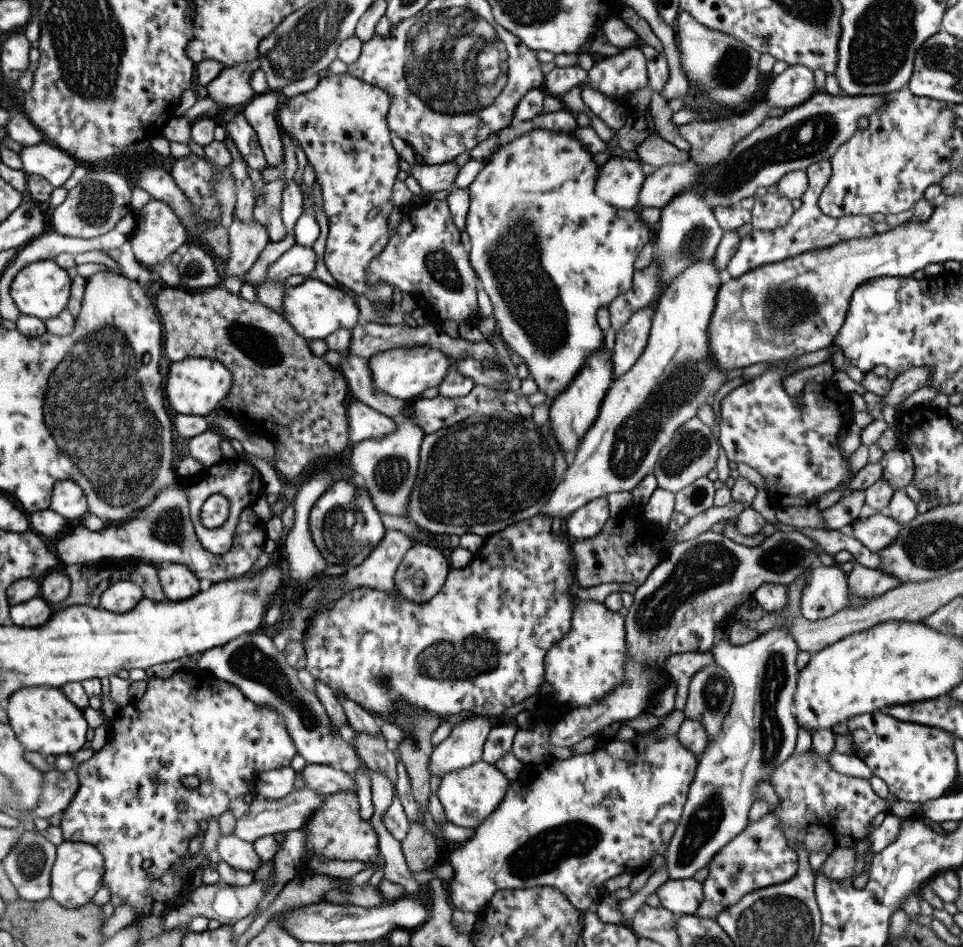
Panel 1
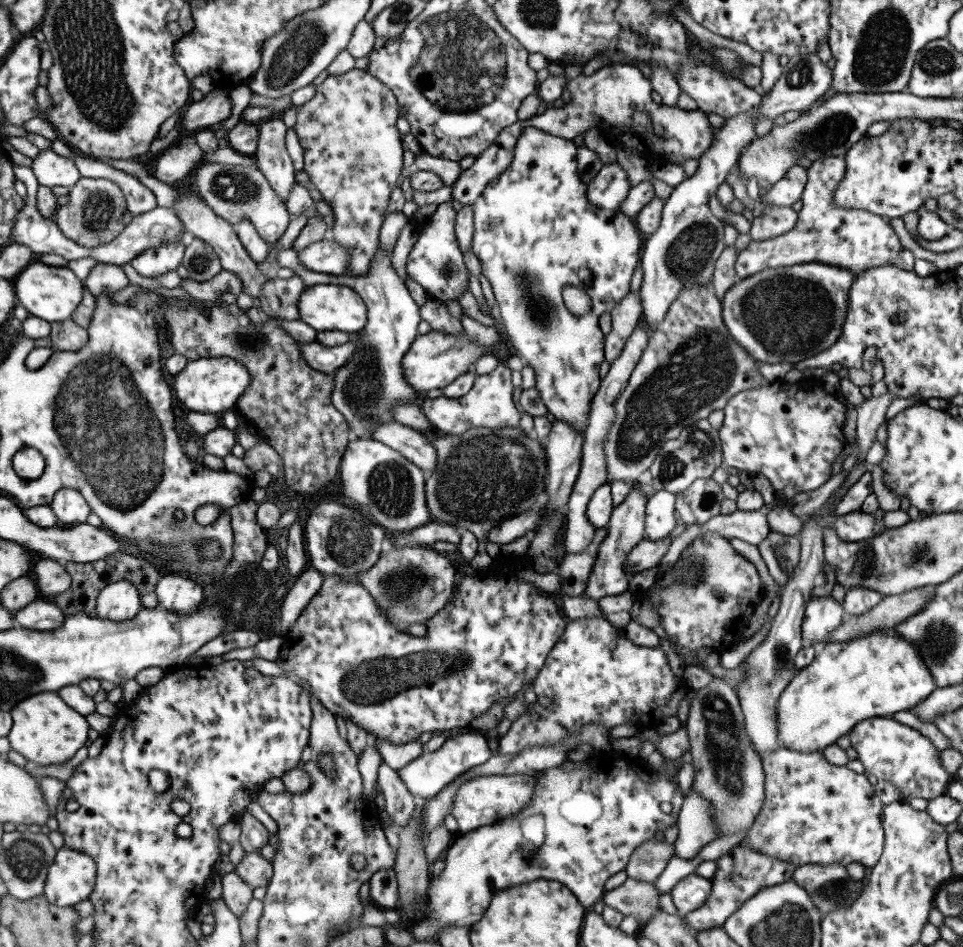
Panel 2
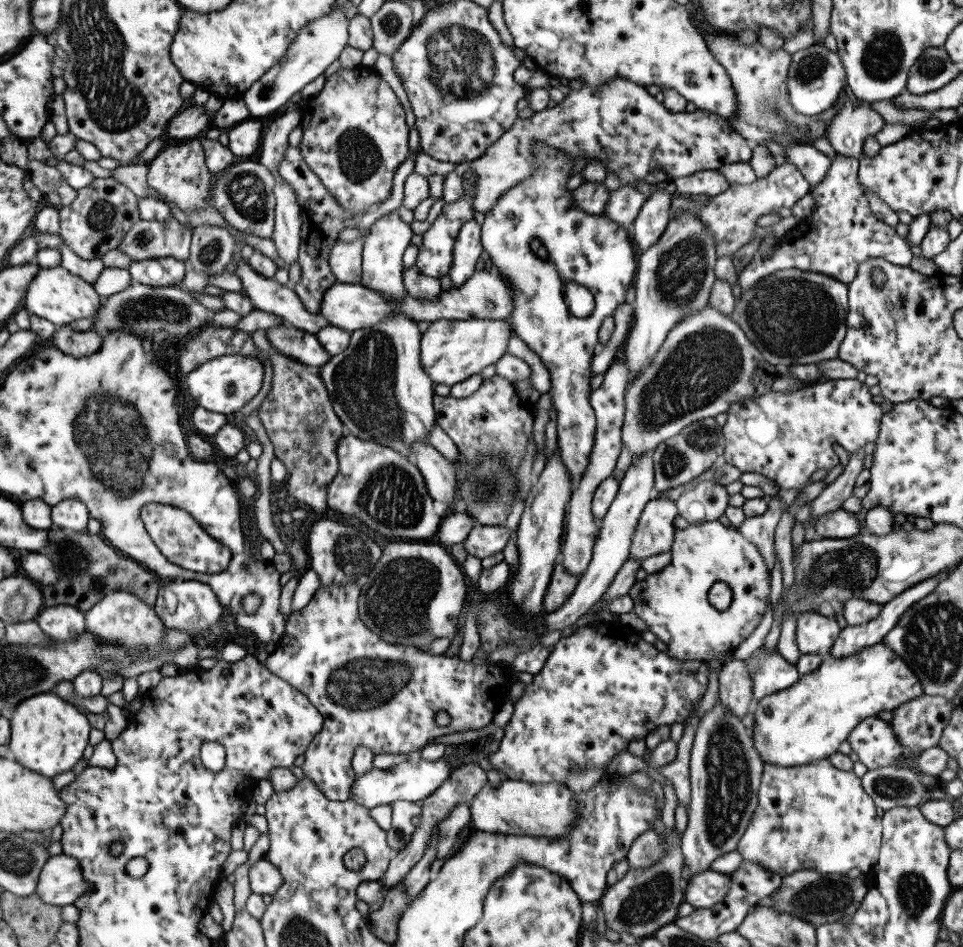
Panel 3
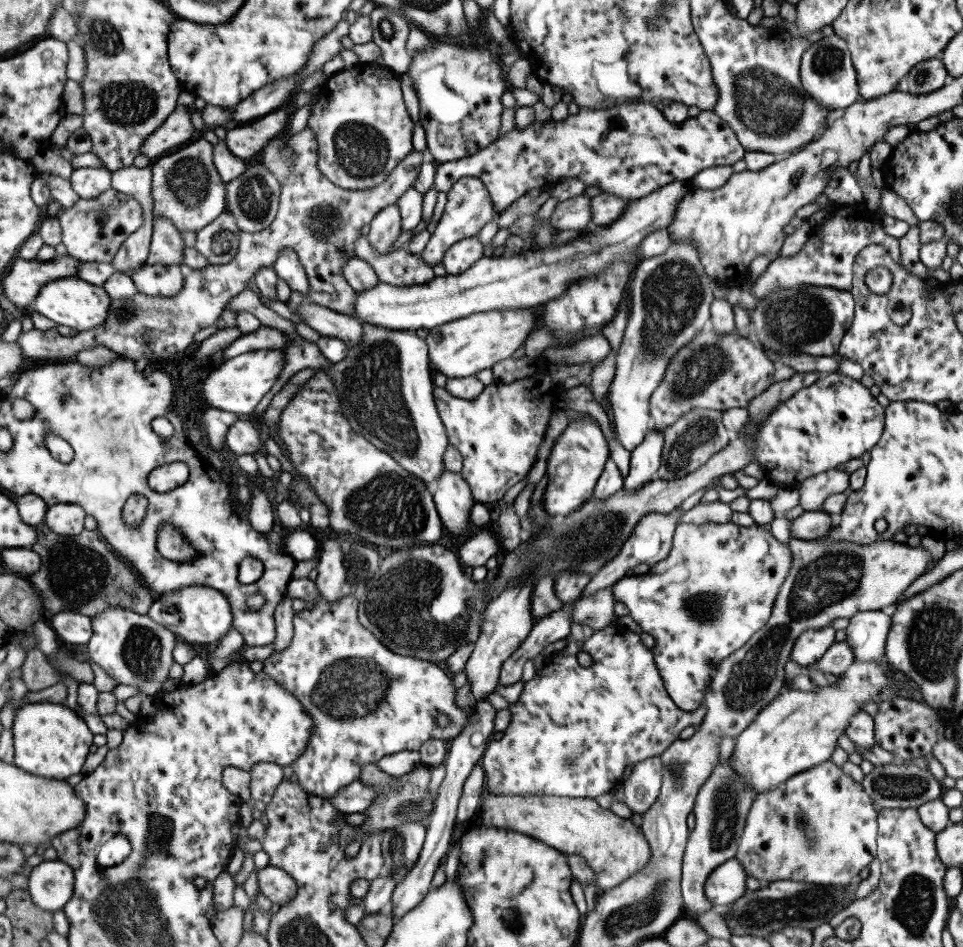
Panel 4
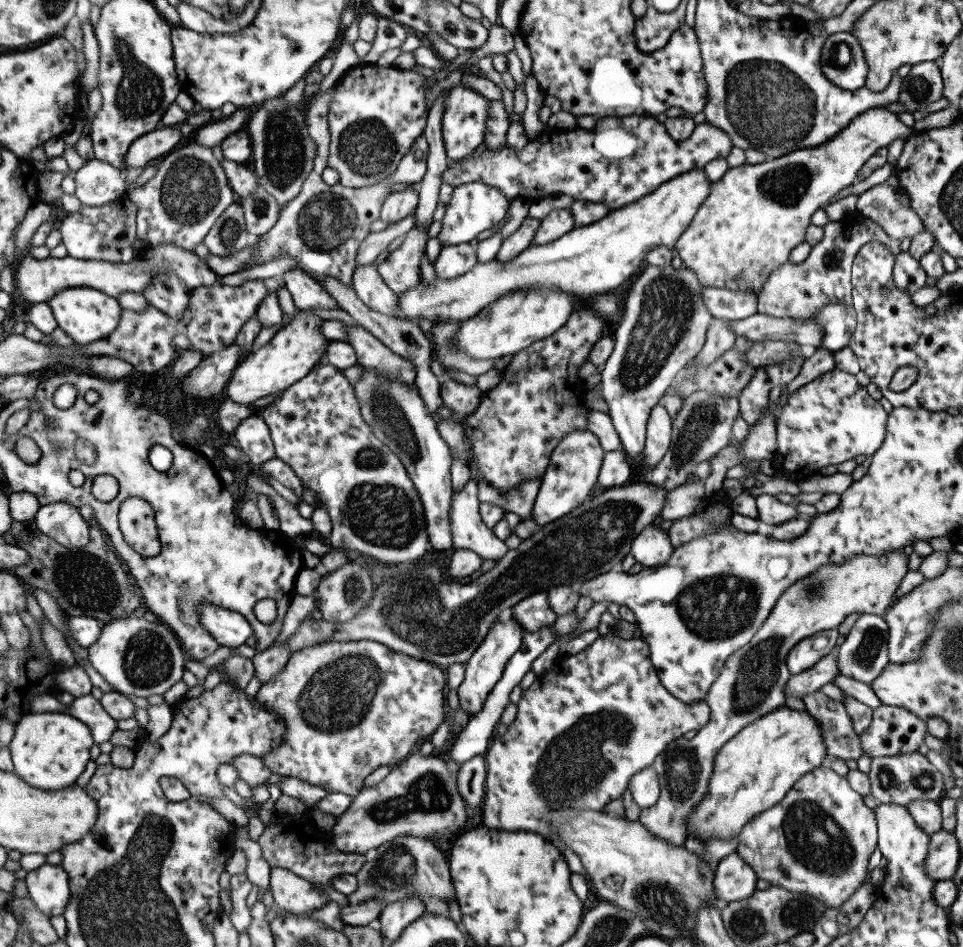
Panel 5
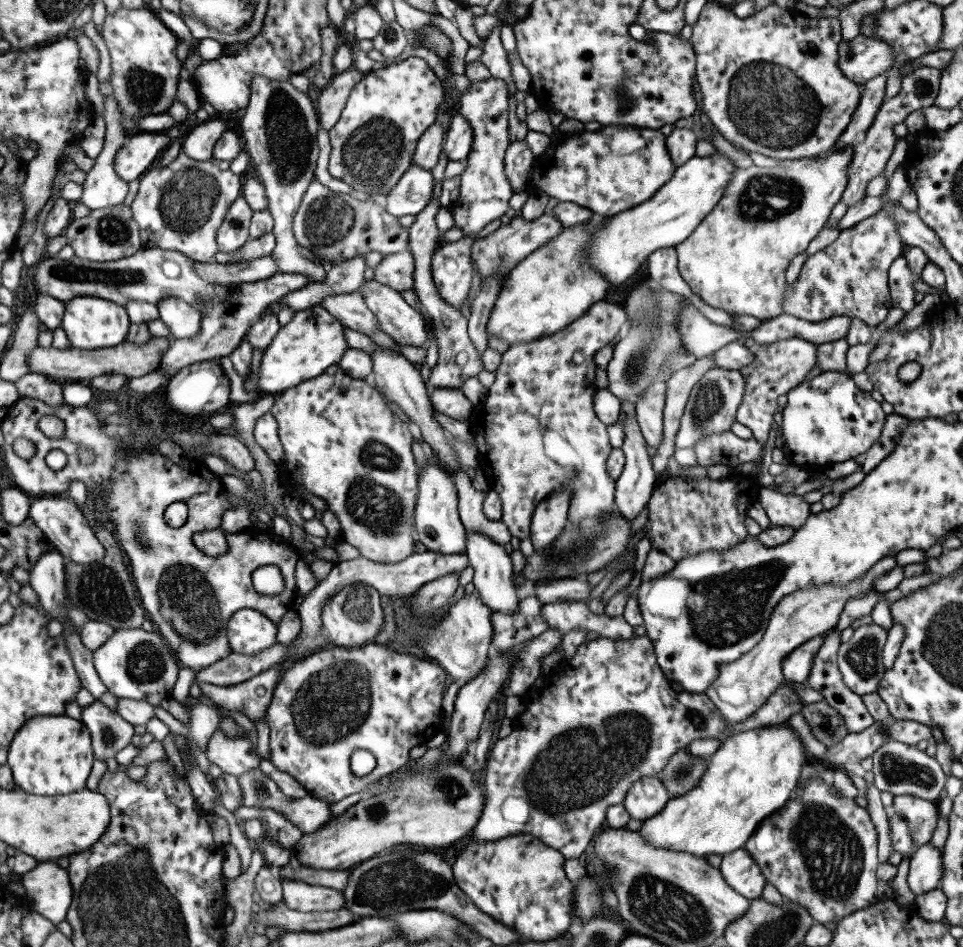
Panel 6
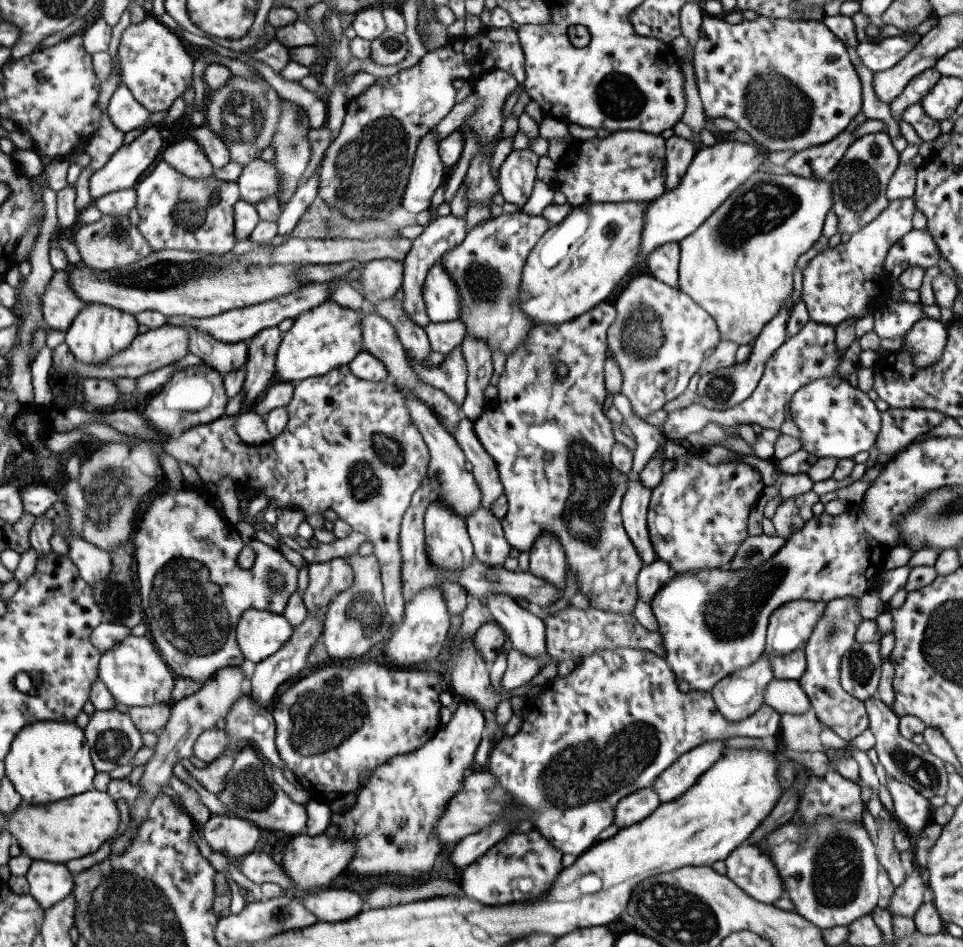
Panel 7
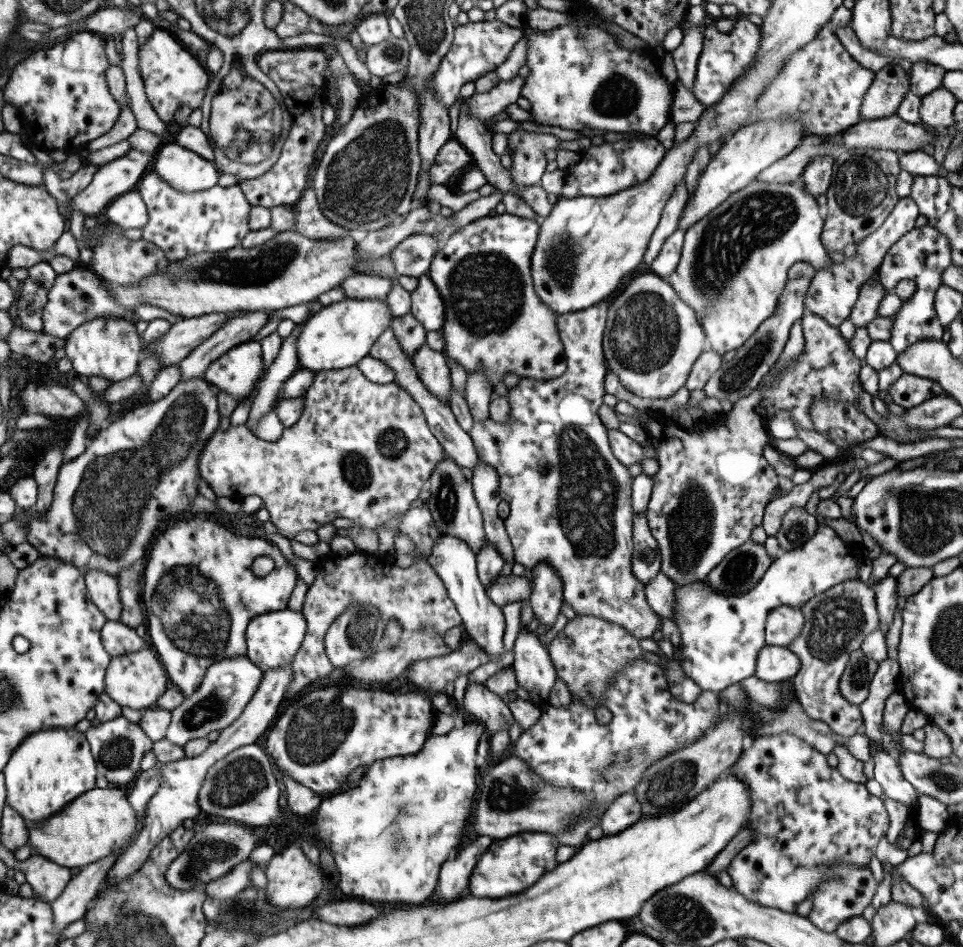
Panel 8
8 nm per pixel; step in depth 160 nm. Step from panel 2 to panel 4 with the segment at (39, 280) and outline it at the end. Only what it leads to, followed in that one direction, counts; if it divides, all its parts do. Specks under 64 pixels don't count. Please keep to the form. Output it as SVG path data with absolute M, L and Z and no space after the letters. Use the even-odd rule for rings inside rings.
M75 276L60 278L46 284L33 304L36 312L41 312L57 325L75 329L77 332L97 329L103 325L109 317L110 306L112 306L112 297L104 287Z

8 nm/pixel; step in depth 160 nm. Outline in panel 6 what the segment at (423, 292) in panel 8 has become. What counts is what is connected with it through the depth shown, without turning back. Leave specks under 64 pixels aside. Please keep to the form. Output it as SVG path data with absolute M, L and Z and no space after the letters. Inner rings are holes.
M462 236L456 241L445 242L435 249L430 260L431 282L437 291L438 297L445 304L452 306L455 311L459 312L461 312L464 304L466 304L466 298L468 298L468 292L470 291L470 281L475 271L469 256L473 241L474 239L471 239L471 237Z

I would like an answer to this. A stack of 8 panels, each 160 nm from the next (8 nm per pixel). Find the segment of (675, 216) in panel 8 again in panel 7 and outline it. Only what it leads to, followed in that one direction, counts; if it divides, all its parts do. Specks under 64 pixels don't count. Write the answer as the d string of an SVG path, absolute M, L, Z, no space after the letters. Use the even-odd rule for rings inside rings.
M675 134L664 140L664 147L666 160L664 188L671 190L679 184L681 176L684 176L686 168L693 160L695 147L691 141Z

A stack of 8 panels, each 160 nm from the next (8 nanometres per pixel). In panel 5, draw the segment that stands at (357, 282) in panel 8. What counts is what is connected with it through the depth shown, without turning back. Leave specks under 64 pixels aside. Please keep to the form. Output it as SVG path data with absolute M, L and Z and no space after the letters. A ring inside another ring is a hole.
M424 224L409 229L403 236L401 245L375 267L382 281L396 295L420 284L419 261L427 241L425 230L428 226L429 224Z

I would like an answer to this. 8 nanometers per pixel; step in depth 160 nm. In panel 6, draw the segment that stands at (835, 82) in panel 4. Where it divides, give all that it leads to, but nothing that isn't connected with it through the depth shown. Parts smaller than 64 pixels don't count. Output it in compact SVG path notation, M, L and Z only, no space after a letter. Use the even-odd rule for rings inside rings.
M857 35L837 44L838 67L855 84L883 74L893 66L894 52L881 39Z

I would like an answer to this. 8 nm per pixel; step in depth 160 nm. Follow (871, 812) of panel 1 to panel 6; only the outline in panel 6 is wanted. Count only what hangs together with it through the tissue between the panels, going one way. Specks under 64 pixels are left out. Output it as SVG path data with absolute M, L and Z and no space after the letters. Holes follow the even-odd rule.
M827 774L808 778L806 784L798 784L791 798L781 809L761 820L755 831L743 844L755 866L787 900L805 908L815 923L825 925L837 922L844 916L866 909L876 898L876 876L878 861L876 833L869 814L853 799L841 795L832 786Z

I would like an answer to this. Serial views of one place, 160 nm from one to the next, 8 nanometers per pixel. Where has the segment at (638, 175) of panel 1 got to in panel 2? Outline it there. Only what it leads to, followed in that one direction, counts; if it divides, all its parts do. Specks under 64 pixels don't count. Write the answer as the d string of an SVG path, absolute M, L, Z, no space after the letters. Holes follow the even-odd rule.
M618 163L603 165L595 178L586 184L586 199L589 204L605 211L619 208L630 189L625 171Z

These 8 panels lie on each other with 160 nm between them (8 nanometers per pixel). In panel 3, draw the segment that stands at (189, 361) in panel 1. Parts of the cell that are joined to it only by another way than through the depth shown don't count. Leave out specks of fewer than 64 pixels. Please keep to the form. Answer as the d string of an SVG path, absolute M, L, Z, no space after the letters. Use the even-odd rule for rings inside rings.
M229 354L213 358L184 376L187 392L193 396L195 406L214 413L233 414L259 392L263 375L263 365L259 360Z

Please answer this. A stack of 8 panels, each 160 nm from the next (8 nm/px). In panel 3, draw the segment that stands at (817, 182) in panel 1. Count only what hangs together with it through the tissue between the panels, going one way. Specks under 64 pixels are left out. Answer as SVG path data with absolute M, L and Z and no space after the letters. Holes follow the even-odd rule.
M837 154L831 160L831 164L826 172L826 177L817 185L811 186L808 194L813 196L815 200L815 208L811 215L801 220L796 228L789 233L781 236L776 247L771 249L771 255L761 257L755 254L738 274L738 284L741 290L745 290L756 284L758 280L773 274L779 270L787 270L789 268L803 271L818 272L838 280L842 287L852 282L857 272L860 262L868 258L884 258L887 262L897 266L907 266L913 254L909 251L908 244L904 238L901 238L895 229L885 225L881 218L877 218L877 214L871 213L867 205L867 199L862 192L856 179L858 169L858 160L851 157L845 157Z

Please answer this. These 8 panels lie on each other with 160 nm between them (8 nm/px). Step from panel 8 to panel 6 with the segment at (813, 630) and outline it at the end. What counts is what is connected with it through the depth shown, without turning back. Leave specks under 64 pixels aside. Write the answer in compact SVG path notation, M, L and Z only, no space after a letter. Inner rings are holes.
M829 629L825 631L826 637L822 638L820 647L813 657L809 674L806 678L806 685L813 690L818 690L822 696L822 700L832 706L838 715L843 719L843 724L849 733L857 733L865 730L873 723L870 712L862 703L861 697L851 692L843 683L838 666L836 663L837 651L840 645L839 631L837 629Z

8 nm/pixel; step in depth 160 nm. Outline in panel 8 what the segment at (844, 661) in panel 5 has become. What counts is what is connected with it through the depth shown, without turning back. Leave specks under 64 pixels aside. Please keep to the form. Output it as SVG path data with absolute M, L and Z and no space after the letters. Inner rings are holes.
M859 648L851 651L837 683L839 694L851 704L861 704L867 696L868 684L877 665L877 662L867 658Z

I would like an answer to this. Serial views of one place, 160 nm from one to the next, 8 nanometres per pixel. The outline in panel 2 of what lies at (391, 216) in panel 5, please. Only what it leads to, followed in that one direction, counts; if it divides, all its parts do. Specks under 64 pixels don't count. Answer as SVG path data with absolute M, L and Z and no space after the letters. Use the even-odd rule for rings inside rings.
M379 242L377 248L374 250L371 262L369 263L369 268L366 270L365 274L357 275L357 276L349 276L349 275L342 275L335 276L333 274L323 274L323 272L311 272L311 270L307 270L301 262L299 262L299 259L297 258L297 253L294 251L293 248L279 248L275 252L275 262L280 267L285 267L291 269L295 275L299 276L301 278L301 281L305 284L306 287L310 287L315 284L326 284L326 283L332 283L332 284L339 284L339 285L345 285L349 288L352 288L360 297L361 300L364 302L364 305L366 306L366 322L365 327L360 331L361 332L361 340L357 342L357 354L353 354L353 358L349 358L343 366L337 367L337 370L334 370L331 374L333 376L333 390L331 390L331 404L343 415L343 418L345 419L345 422L347 423L347 426L349 428L349 433L351 437L357 438L357 439L363 439L363 438L371 438L372 432L374 432L374 428L376 426L379 426L382 422L391 422L394 420L394 416L392 415L392 408L394 407L394 404L400 404L400 402L410 402L410 404L414 404L415 400L417 400L417 392L413 392L413 388L411 386L407 386L407 382L405 382L405 378L401 376L401 359L403 359L403 355L405 355L405 352L407 352L407 349L409 349L409 346L411 343L413 343L413 340L418 336L417 333L417 326L419 322L421 322L421 318L419 315L419 310L417 307L417 304L409 297L409 292L407 291L407 287L405 287L404 283L397 277L397 274L395 273L395 270L391 267L391 254L386 253L385 251L382 251L382 248L379 247Z

